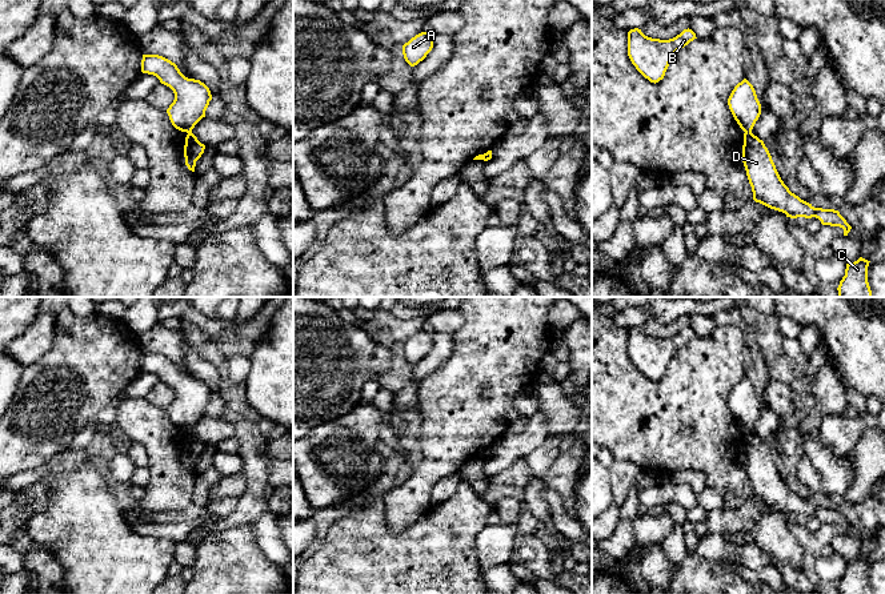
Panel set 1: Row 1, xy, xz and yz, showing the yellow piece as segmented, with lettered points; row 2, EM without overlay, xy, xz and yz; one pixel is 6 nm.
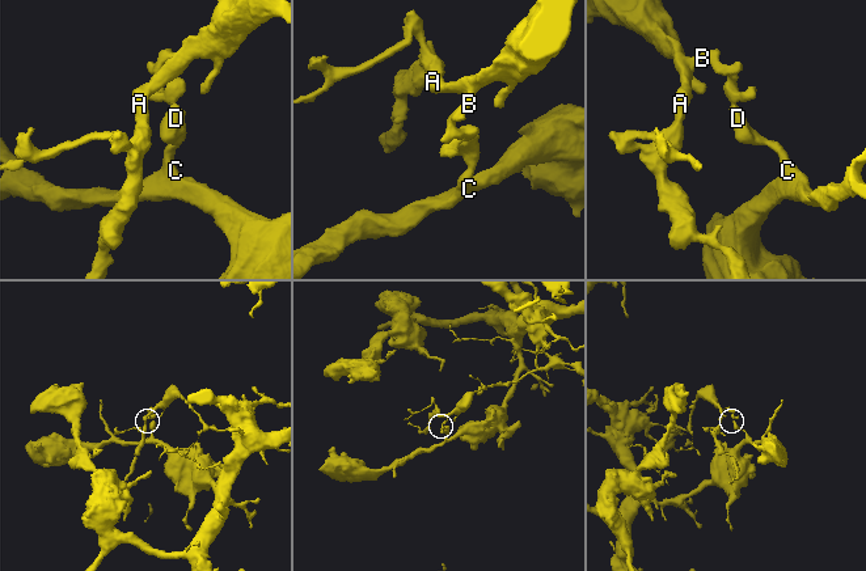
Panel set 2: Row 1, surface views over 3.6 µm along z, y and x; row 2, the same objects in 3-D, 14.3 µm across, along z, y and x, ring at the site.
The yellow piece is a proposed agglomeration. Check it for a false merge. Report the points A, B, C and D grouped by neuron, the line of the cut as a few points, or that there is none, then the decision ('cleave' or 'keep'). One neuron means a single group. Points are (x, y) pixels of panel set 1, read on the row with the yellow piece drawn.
groups A B / C D; cut yz (745, 131), (751, 132); cleave

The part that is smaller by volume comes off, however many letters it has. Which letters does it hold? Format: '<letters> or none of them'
A, B

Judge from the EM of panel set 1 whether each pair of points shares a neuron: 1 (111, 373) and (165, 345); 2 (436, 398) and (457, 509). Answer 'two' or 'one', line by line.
1: two
2: two

